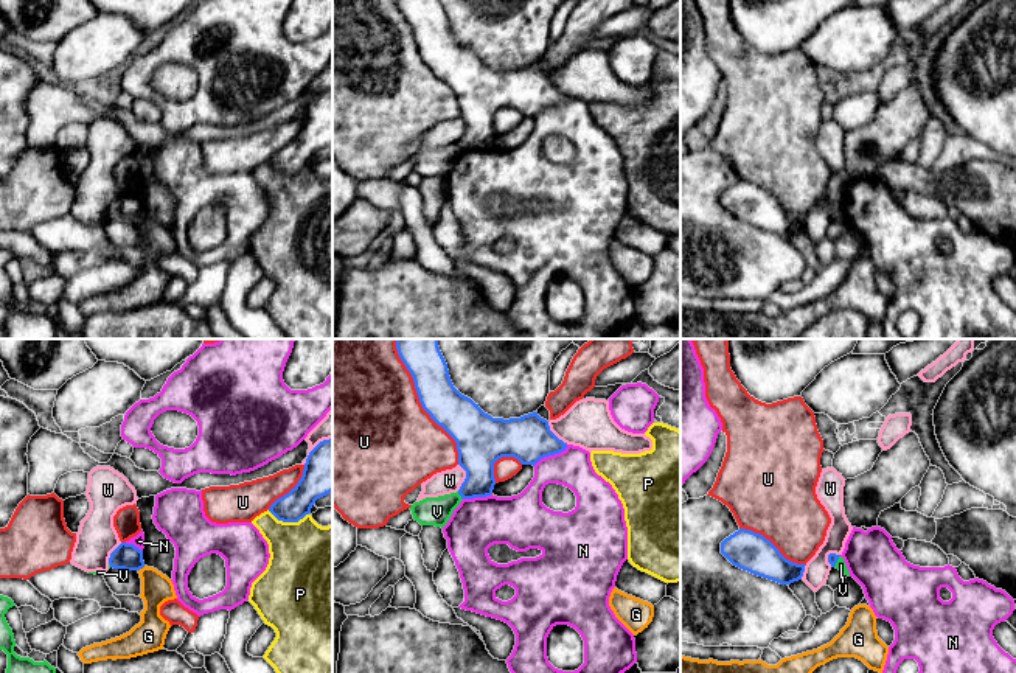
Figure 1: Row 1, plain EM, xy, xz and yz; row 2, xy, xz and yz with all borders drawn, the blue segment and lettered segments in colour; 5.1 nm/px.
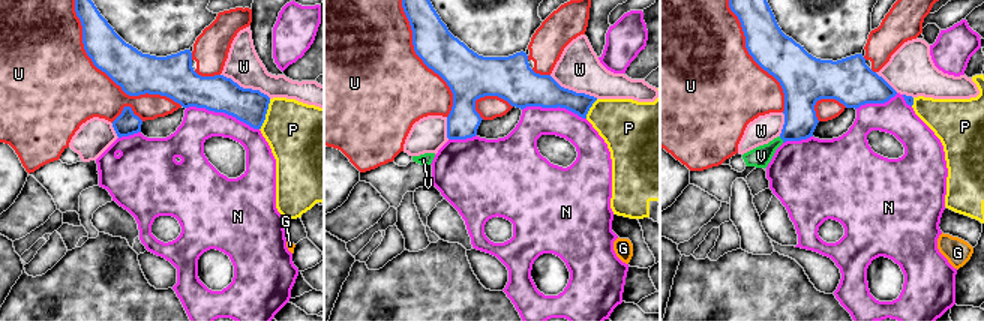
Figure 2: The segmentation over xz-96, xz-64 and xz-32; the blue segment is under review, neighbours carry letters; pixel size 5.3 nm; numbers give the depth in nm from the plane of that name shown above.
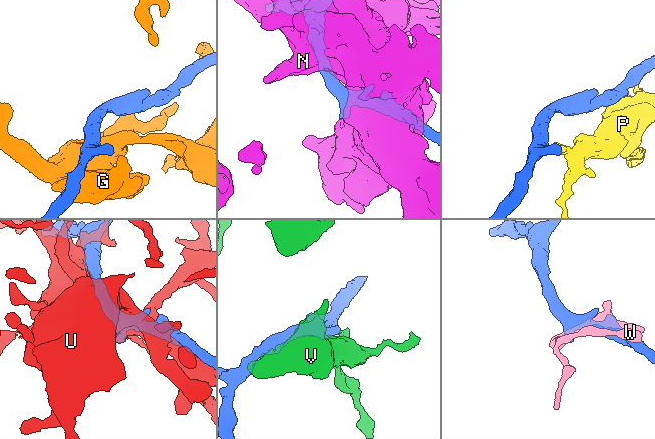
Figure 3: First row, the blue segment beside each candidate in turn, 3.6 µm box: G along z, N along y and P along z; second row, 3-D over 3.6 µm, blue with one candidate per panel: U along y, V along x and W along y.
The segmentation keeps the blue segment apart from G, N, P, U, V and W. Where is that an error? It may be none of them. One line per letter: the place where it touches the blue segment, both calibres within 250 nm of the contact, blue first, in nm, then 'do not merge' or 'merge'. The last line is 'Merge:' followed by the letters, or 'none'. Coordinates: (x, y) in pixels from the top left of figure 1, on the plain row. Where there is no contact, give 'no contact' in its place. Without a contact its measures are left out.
G: contact xy (142, 219); calibres 140 and 160 nm; do not merge
N: contact xz (550, 106); calibres 240 and 200 nm; do not merge
P: contact xy (288, 173); calibres 160 and 400 nm; do not merge
U: contact xz (421, 56); calibres 220 and 500 nm; do not merge
V: contact xz (460, 146); calibres 200 and 150 nm; do not merge
W: contact xz (466, 129); calibres 260 and 120 nm; do not merge
Merge: none

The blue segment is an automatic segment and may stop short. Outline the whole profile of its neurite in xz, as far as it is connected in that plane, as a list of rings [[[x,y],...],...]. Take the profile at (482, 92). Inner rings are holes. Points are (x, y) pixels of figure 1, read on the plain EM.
[[[396,0],[410,23],[423,61],[457,95],[458,117],[466,123],[461,151],[492,146],[494,115],[514,109],[522,117],[565,103],[538,64],[520,70],[492,70],[452,36],[440,0]]]

